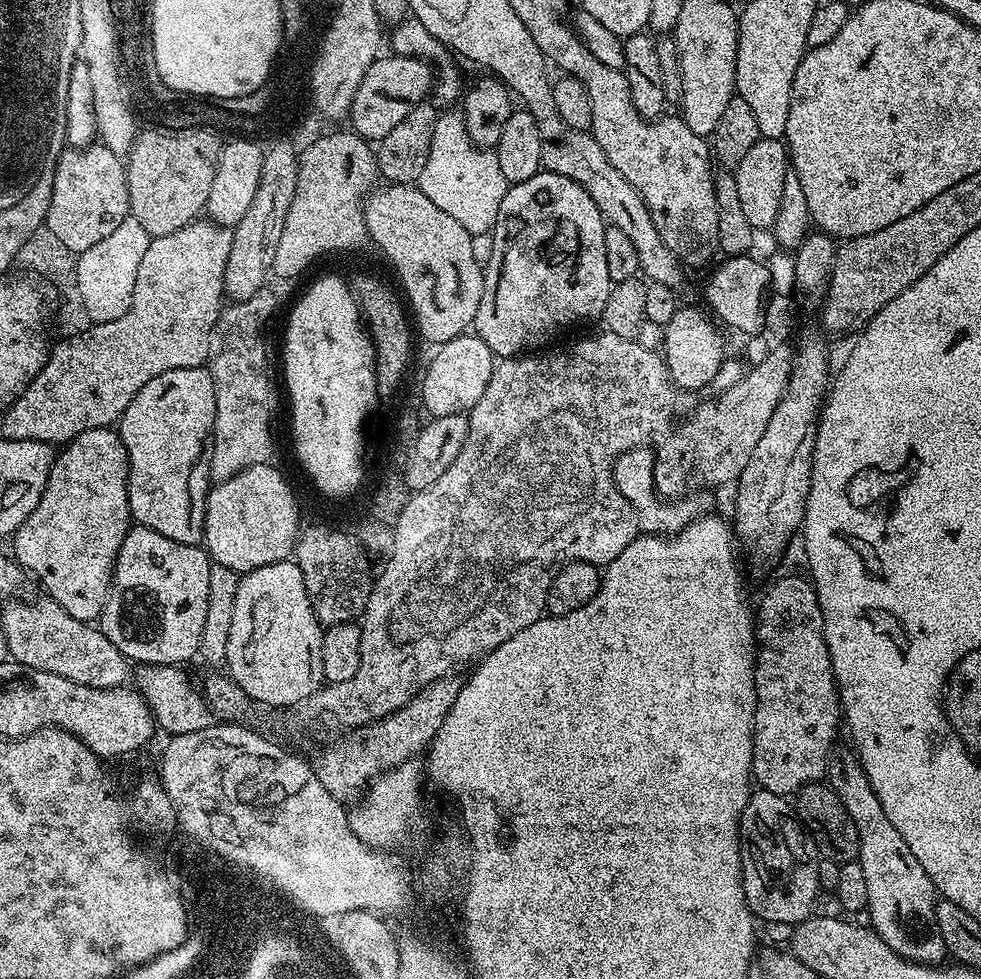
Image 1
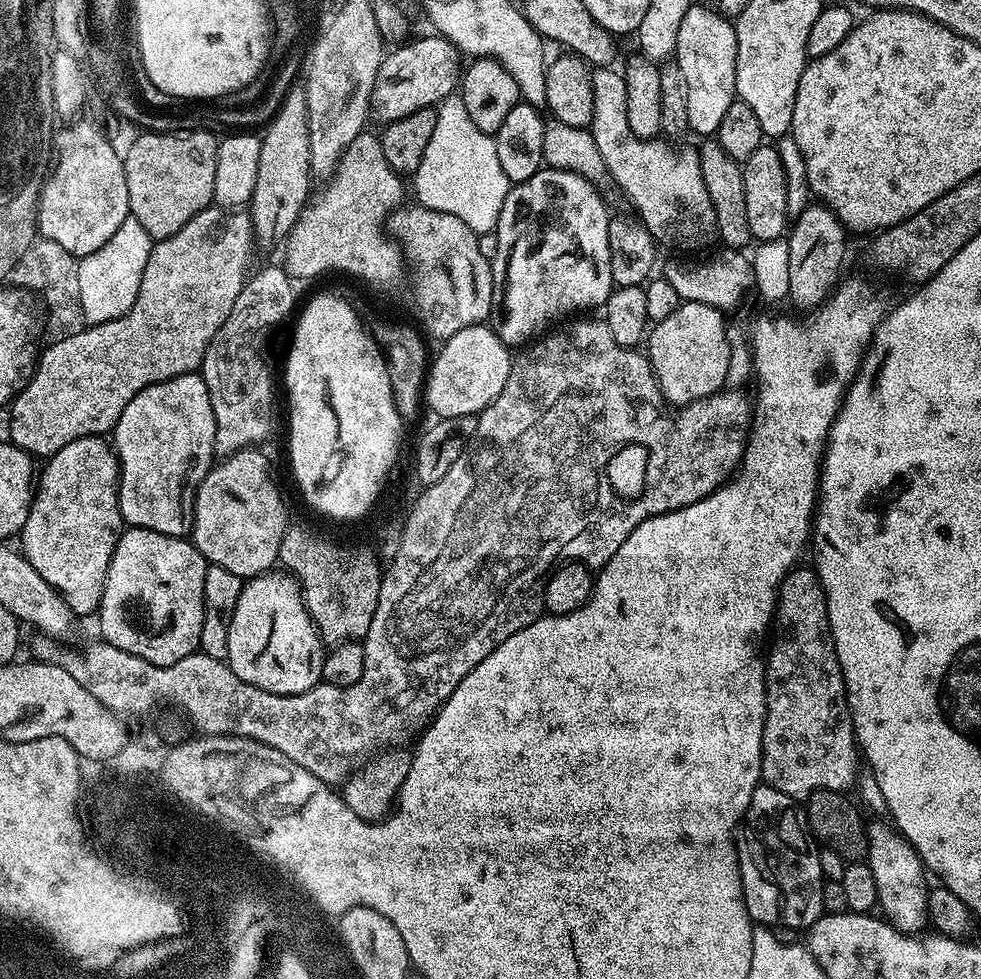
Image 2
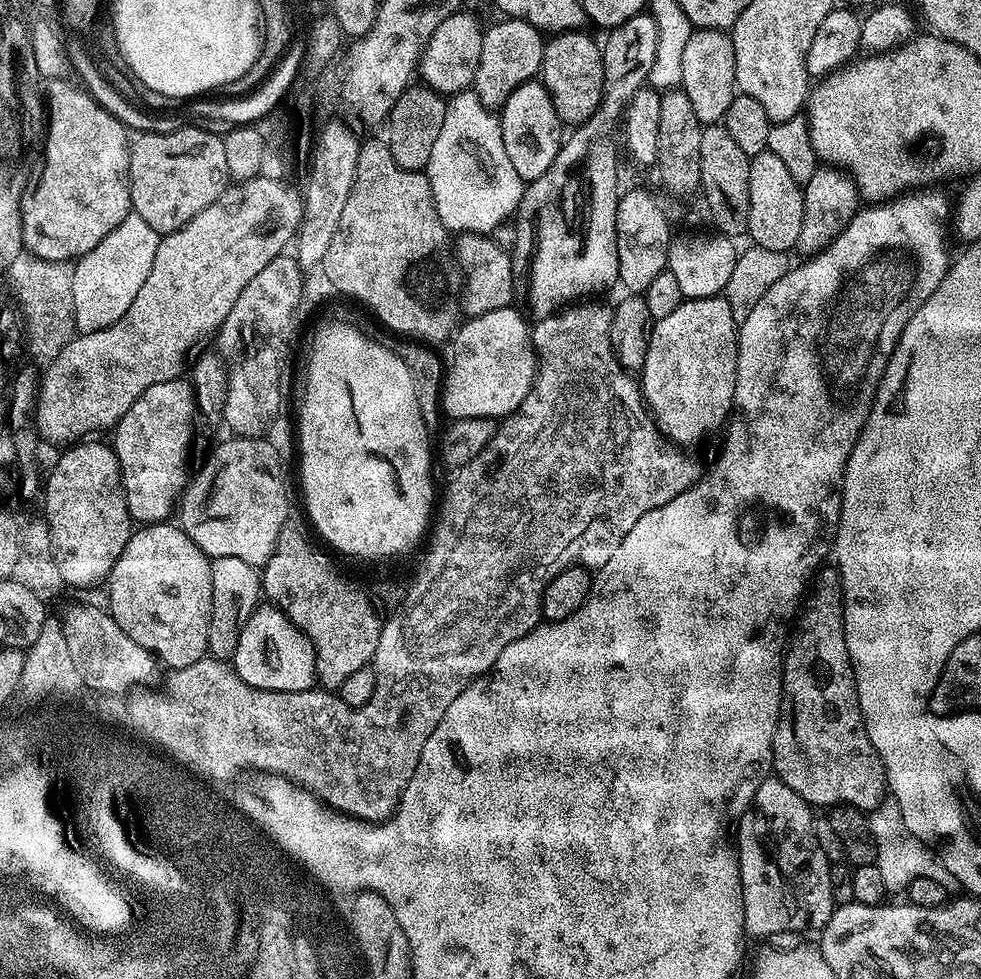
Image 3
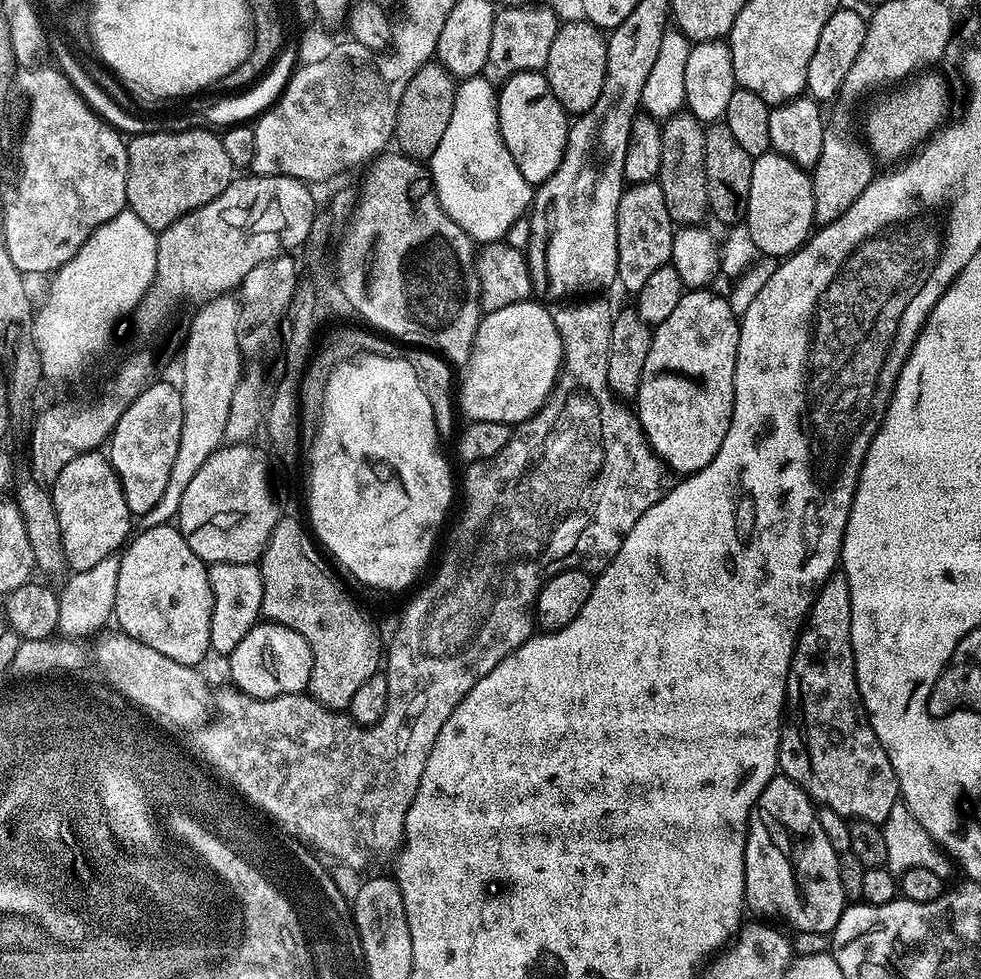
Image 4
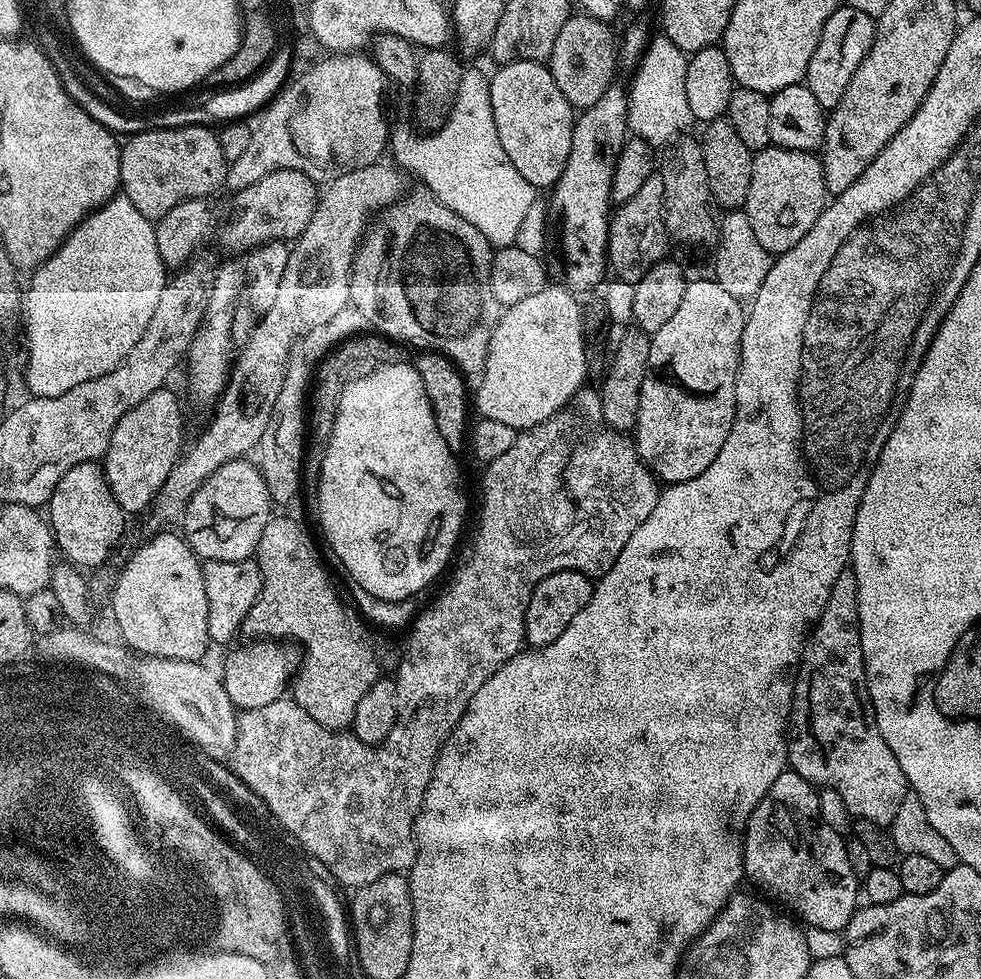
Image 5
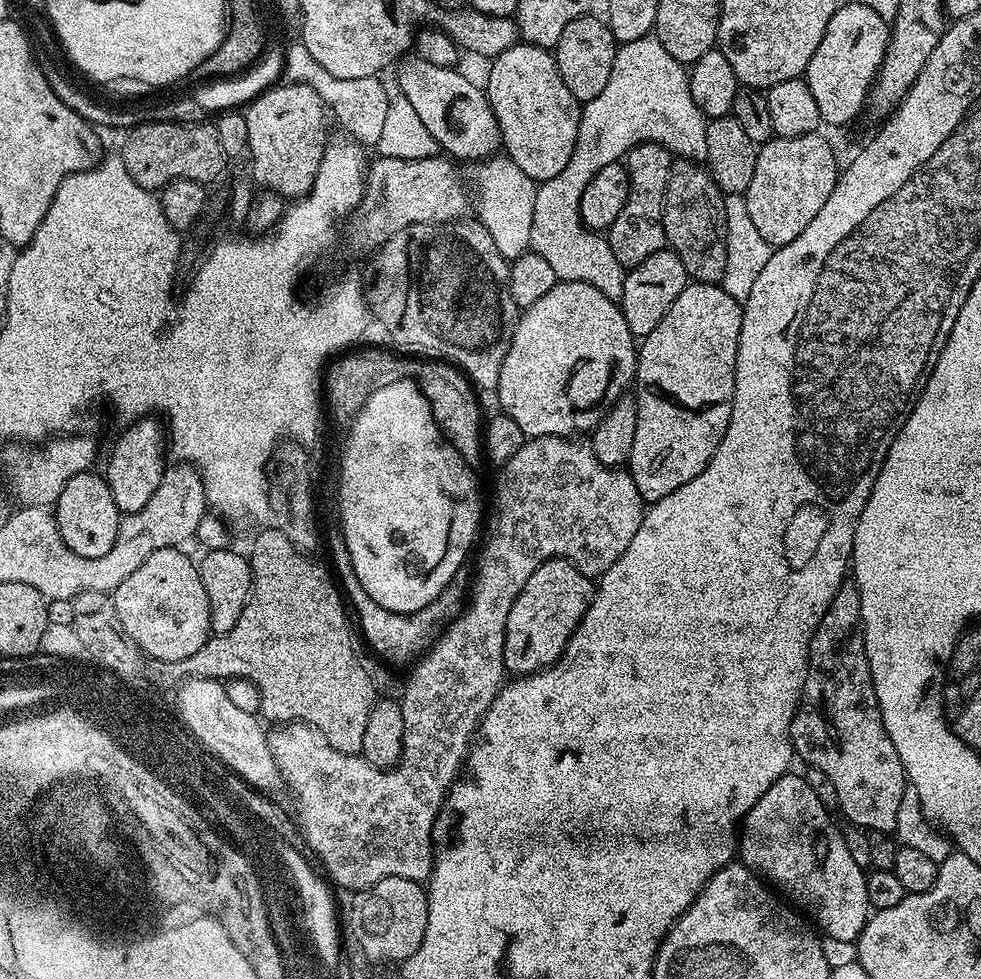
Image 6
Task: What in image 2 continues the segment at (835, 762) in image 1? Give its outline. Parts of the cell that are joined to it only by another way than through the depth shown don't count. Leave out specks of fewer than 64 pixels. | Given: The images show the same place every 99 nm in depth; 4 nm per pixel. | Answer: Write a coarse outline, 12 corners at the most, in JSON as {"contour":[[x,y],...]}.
{"contour":[[893,827],[868,828],[879,911],[909,934],[928,924],[929,877]]}

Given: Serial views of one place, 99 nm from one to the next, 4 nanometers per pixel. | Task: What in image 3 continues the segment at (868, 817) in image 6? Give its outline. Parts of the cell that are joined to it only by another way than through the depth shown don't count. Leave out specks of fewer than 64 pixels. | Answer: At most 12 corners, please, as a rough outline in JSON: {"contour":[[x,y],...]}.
{"contour":[[821,567],[786,644],[774,775],[810,806],[886,796]]}

